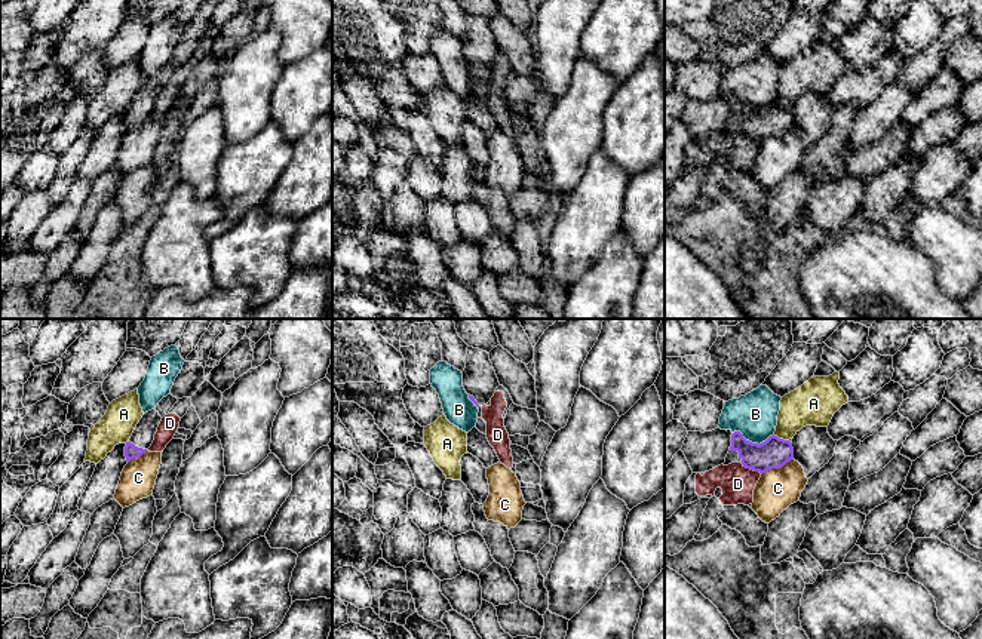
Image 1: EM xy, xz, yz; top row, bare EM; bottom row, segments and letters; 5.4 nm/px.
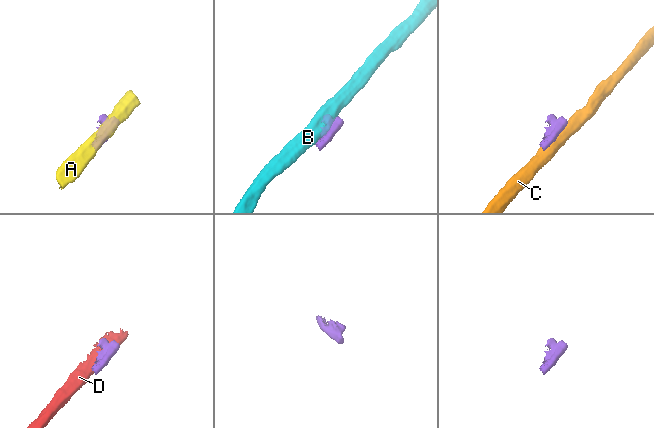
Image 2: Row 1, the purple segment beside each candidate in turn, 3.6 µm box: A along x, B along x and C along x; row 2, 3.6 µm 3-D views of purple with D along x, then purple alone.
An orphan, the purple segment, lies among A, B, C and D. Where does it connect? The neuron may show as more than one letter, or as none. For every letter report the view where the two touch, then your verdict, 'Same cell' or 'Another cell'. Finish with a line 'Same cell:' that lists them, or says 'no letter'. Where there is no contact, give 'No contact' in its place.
A: Touches purple in yz. Another cell
B: Touches purple in yz. Another cell
C: Touches purple in yz. Another cell
D: Touches purple in yz. Another cell
Same cell: no letter

